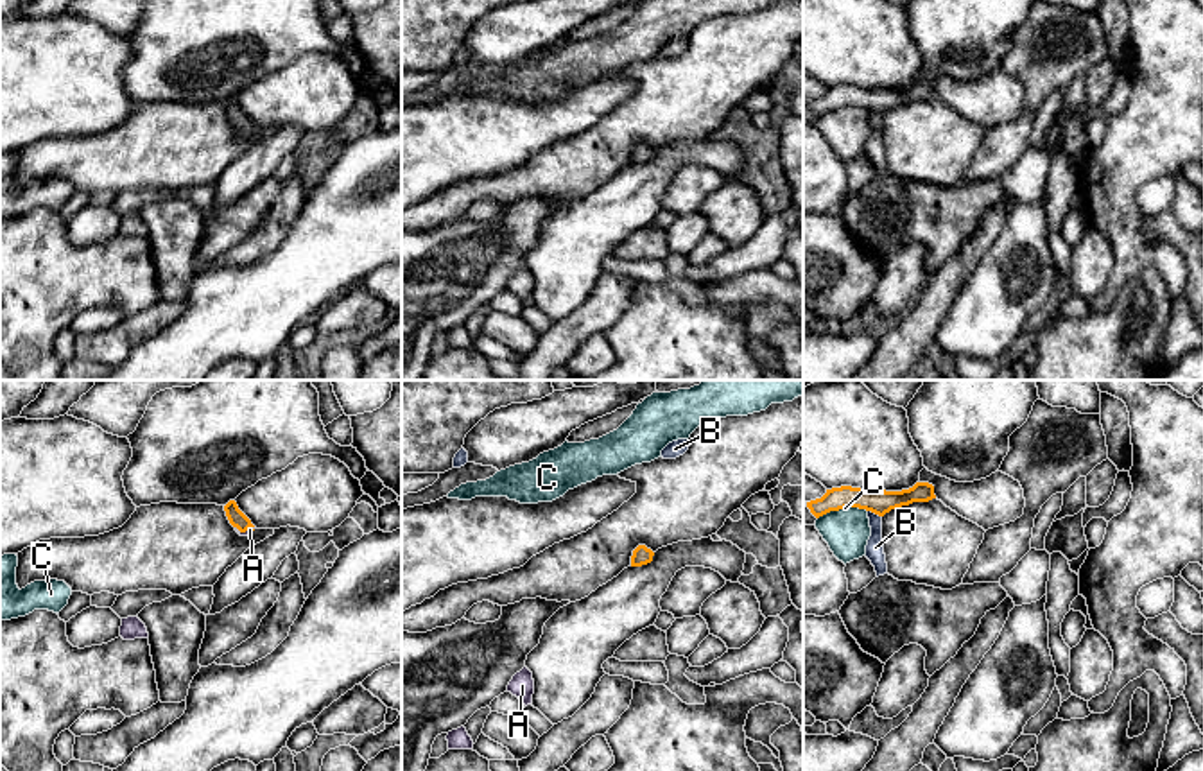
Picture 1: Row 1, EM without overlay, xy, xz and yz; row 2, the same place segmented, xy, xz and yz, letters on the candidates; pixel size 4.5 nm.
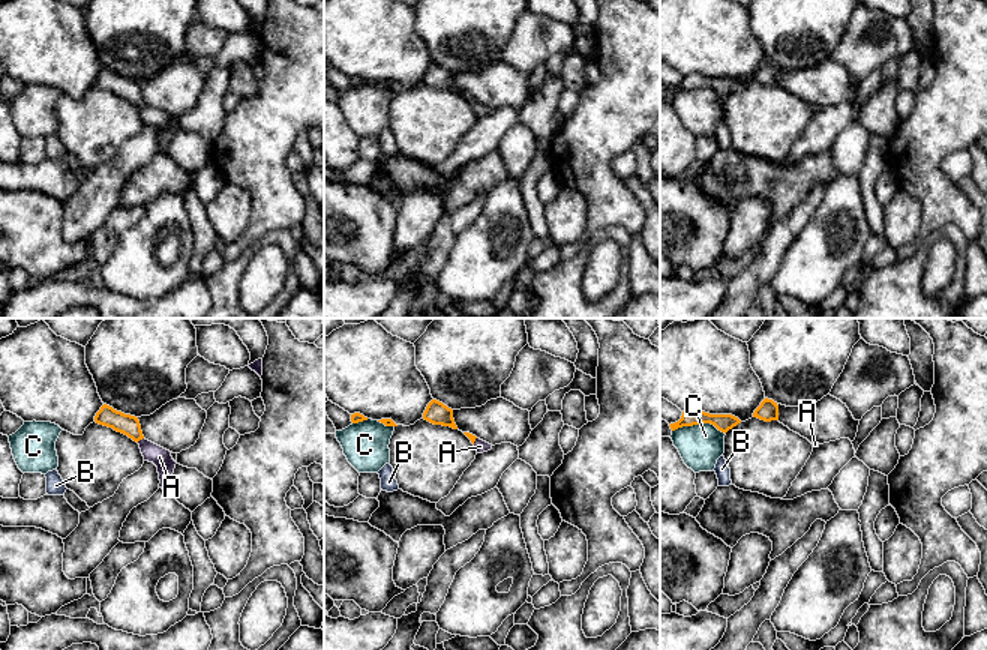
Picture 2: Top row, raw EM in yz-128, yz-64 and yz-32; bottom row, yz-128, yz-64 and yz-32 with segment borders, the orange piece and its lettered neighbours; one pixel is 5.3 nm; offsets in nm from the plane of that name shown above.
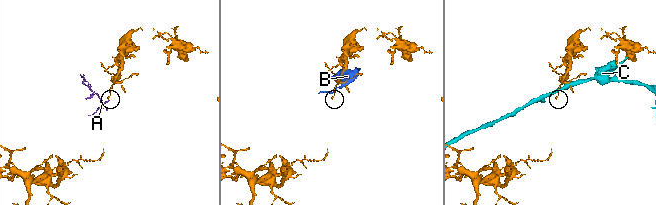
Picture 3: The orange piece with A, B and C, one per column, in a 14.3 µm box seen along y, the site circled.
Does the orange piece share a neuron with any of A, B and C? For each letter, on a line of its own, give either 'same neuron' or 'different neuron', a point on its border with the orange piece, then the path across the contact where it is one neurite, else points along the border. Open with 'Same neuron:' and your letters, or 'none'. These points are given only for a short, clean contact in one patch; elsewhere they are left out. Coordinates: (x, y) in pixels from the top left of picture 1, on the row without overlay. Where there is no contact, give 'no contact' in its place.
Same neuron: A
A: same neuron; meets orange in xy at (244, 129); runs through xy (237, 117), (244, 129), (250, 128)
B: different neuron; meets orange in yz at (875, 112)
C: different neuron; meets orange in yz at (841, 106); border along yz (866, 108), (839, 106), (818, 117)

